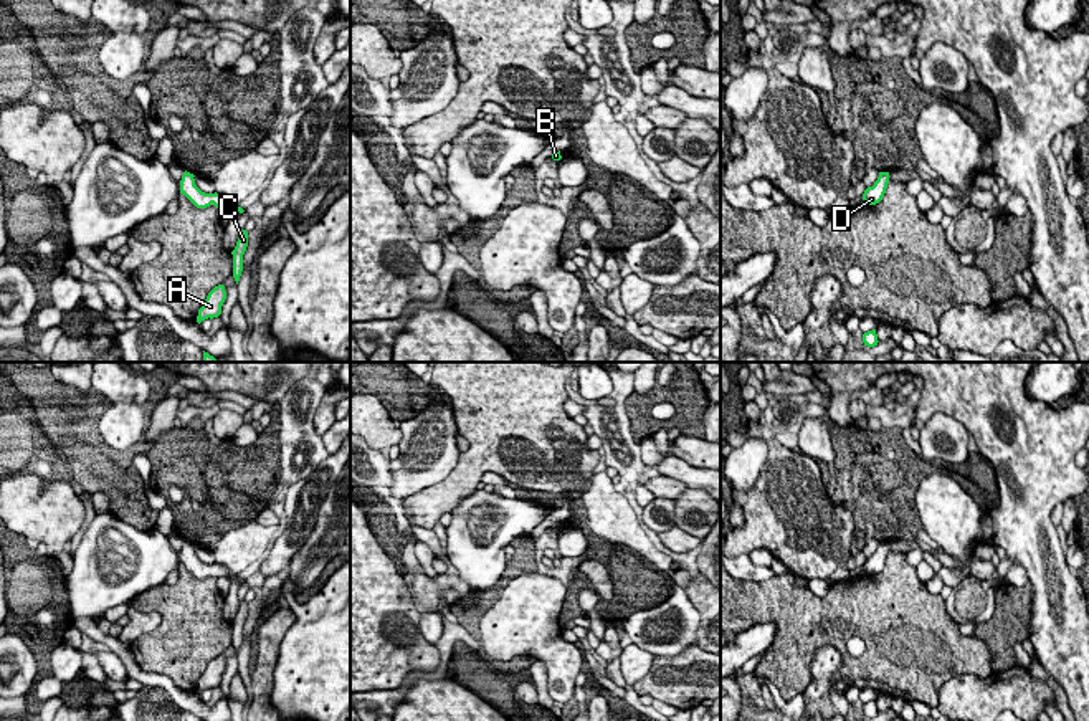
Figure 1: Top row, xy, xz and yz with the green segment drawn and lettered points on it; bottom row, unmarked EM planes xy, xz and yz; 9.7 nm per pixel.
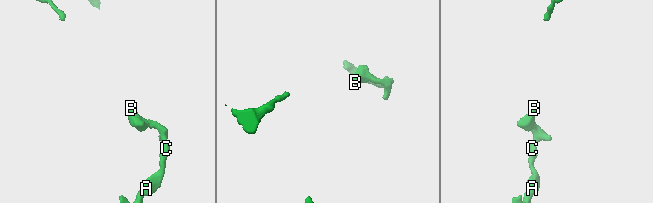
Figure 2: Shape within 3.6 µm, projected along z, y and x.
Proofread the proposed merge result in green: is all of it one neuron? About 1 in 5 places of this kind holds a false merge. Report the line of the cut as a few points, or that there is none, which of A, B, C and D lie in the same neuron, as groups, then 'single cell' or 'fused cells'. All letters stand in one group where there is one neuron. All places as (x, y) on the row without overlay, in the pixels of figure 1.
no cut | A B C D | single cell

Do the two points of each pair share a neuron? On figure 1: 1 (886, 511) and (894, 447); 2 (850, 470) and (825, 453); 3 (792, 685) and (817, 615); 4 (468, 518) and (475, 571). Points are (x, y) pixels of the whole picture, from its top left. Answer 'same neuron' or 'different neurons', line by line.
1: same neuron
2: different neurons
3: same neuron
4: same neuron

